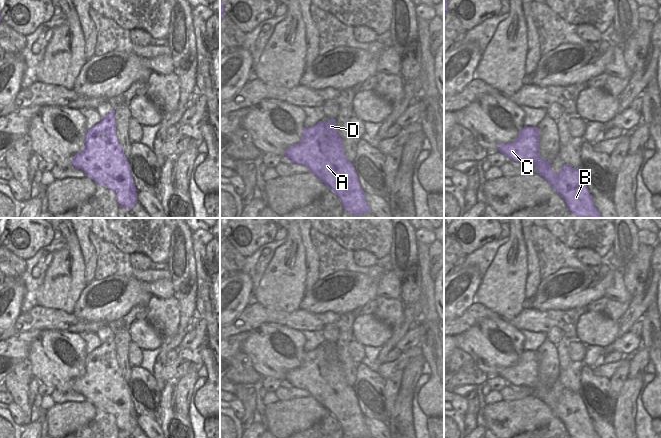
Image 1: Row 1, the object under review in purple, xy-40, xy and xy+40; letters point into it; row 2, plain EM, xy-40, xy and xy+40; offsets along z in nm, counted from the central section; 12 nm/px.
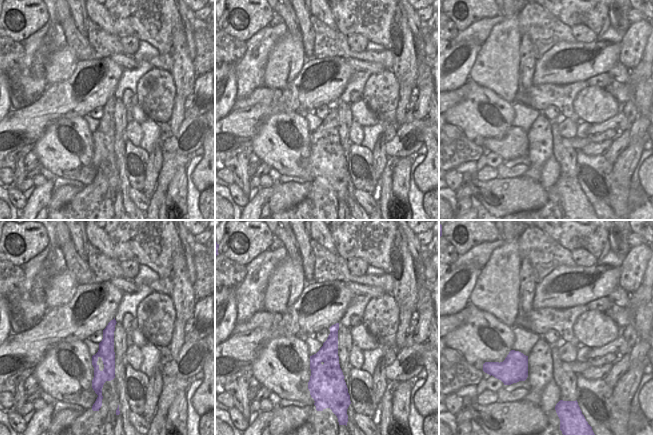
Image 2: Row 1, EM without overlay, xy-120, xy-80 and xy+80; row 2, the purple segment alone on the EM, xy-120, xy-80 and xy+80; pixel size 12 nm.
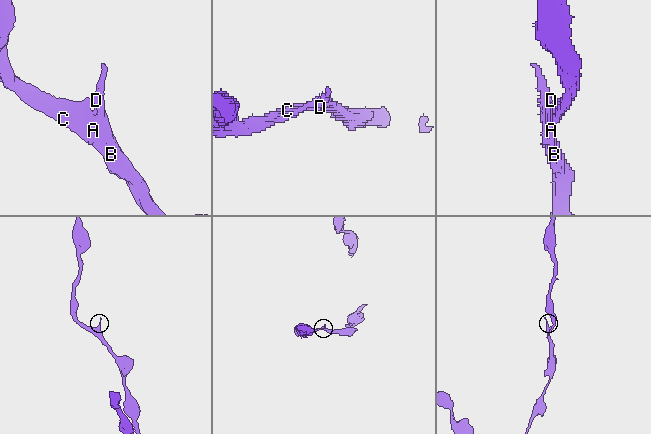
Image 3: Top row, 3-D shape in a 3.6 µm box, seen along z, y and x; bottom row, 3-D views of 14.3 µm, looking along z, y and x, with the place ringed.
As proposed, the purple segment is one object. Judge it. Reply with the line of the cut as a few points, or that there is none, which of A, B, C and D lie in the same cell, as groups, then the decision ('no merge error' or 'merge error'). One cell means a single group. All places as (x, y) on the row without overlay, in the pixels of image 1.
no cut | A B C D | no merge error

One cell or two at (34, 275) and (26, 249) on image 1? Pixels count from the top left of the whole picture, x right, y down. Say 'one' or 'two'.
two

